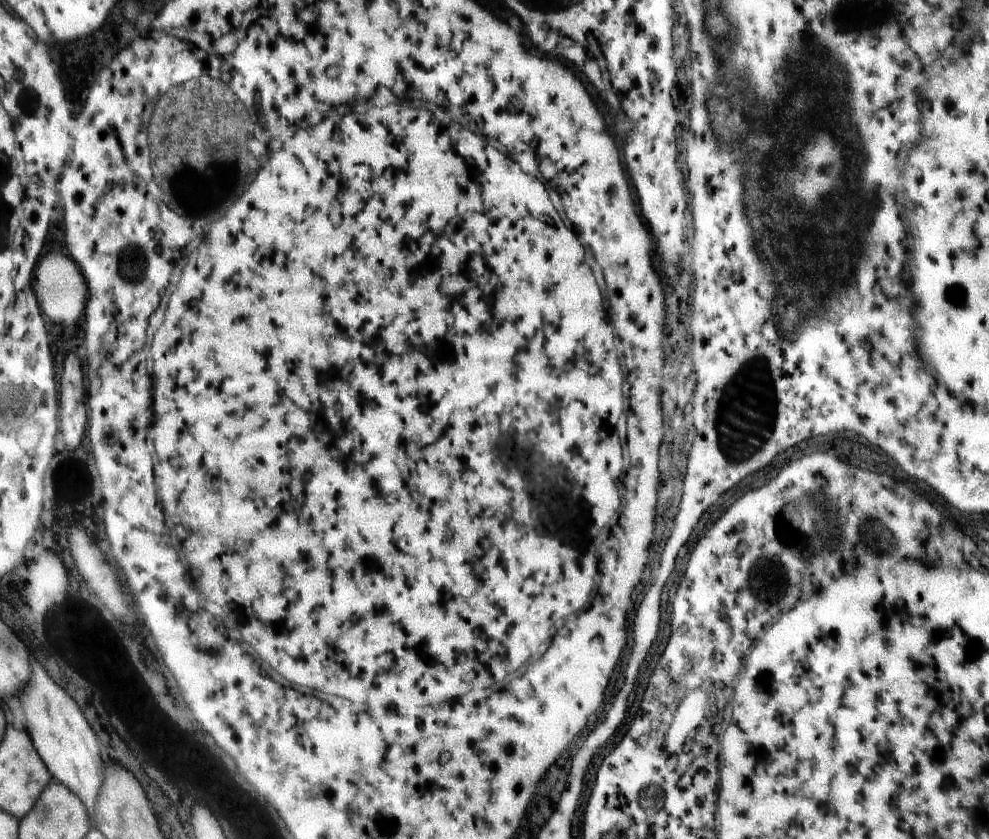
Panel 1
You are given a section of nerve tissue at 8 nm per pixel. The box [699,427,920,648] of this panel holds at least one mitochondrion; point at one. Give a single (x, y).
(872, 534)

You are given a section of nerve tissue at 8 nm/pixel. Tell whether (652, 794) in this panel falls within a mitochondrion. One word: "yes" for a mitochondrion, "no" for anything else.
yes

